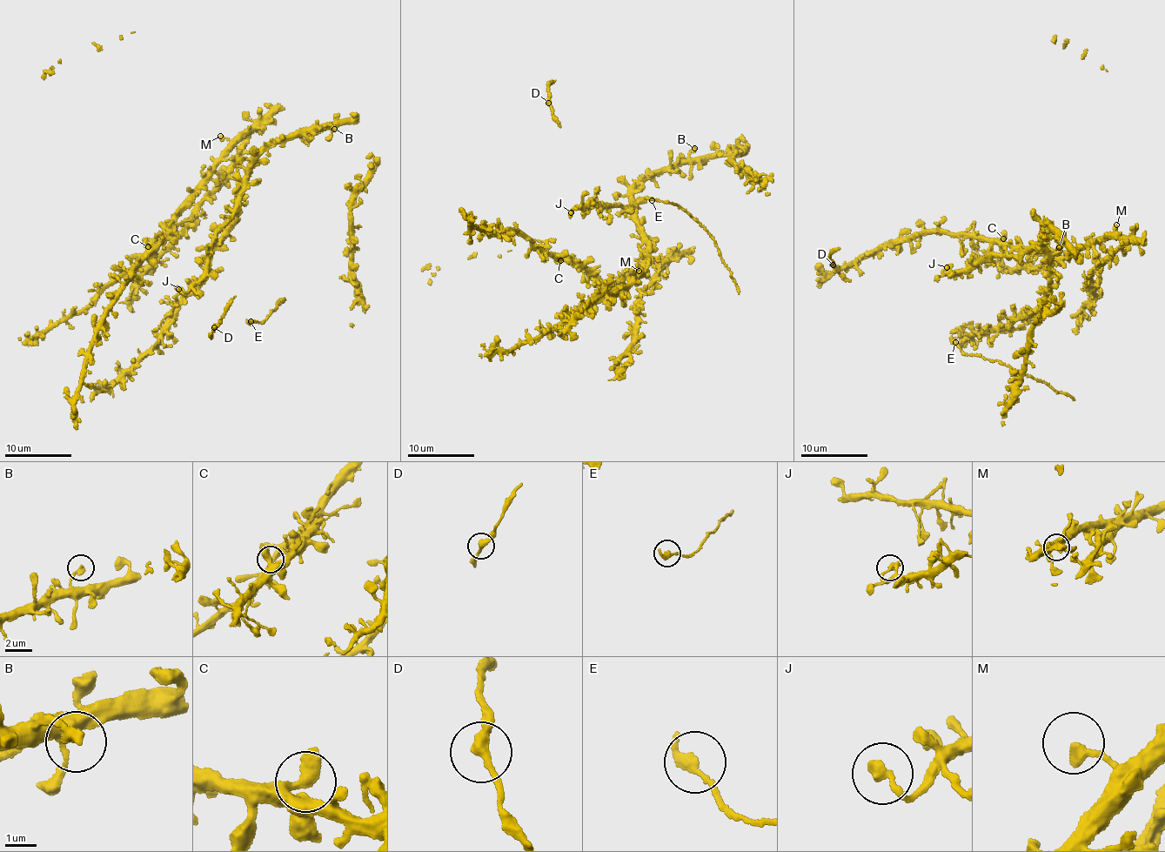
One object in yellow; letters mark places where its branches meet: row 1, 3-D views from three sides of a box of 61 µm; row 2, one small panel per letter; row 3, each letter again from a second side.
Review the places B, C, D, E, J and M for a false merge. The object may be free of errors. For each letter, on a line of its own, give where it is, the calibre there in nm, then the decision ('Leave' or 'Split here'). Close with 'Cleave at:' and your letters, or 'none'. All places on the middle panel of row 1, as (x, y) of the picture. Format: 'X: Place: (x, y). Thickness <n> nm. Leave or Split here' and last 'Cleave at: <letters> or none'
B: Place: (694, 148). Thickness 360 nm. Leave
C: Place: (560, 260). Thickness 440 nm. Leave
D: Place: (548, 103). Thickness 320 nm. Leave
E: Place: (652, 200). Thickness 240 nm. Leave
J: Place: (571, 212). Thickness 400 nm. Leave
M: Place: (639, 271). Thickness 360 nm. Leave
Cleave at: none

